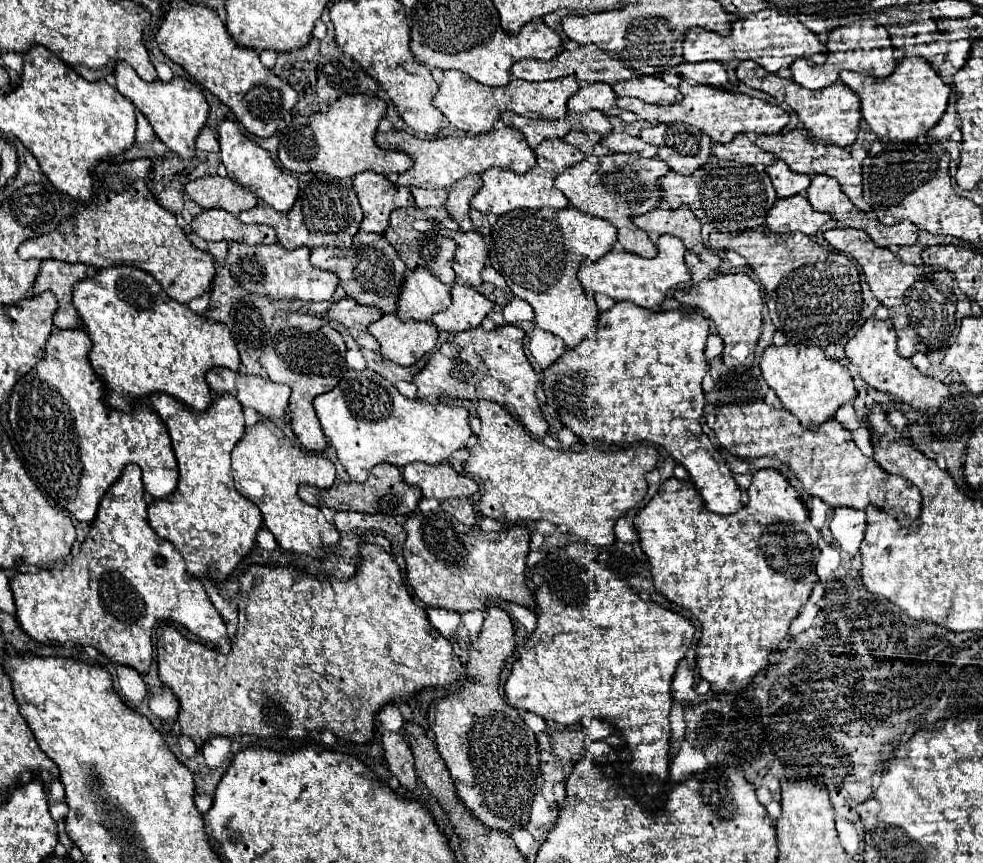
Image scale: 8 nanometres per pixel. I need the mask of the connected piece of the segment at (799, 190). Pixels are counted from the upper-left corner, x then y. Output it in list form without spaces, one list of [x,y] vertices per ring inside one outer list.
[[[775,160],[771,166],[767,166],[767,174],[773,182],[773,188],[779,198],[795,196],[795,194],[805,194],[805,190],[811,184],[811,178],[807,174],[797,174],[793,172],[787,164],[781,160]]]

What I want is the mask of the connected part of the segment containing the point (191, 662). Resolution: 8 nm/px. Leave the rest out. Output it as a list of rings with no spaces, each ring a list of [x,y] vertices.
[[[361,544],[359,546],[359,564],[355,574],[349,580],[339,580],[337,576],[327,576],[319,580],[317,576],[299,572],[293,566],[271,566],[271,564],[251,564],[239,574],[239,624],[237,624],[237,634],[231,642],[231,650],[227,654],[219,652],[217,648],[207,648],[205,644],[199,644],[195,640],[185,638],[175,626],[171,624],[161,624],[157,628],[157,662],[159,662],[159,678],[165,686],[173,690],[173,694],[179,700],[179,716],[177,722],[181,724],[181,734],[189,736],[197,748],[205,744],[211,736],[227,736],[233,738],[235,734],[251,734],[251,736],[277,736],[277,738],[287,738],[287,740],[301,740],[307,736],[309,730],[331,730],[335,736],[351,740],[351,742],[367,742],[373,738],[373,724],[375,724],[375,714],[383,704],[393,702],[395,698],[407,698],[413,696],[419,688],[447,688],[449,684],[459,680],[461,670],[461,660],[453,652],[451,642],[441,636],[427,620],[425,608],[415,604],[413,598],[409,596],[403,578],[399,574],[399,568],[395,560],[381,550],[379,546],[373,544]]]

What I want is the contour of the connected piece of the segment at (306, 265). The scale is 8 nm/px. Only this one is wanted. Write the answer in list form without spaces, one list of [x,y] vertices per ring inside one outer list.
[[[231,242],[229,244],[229,254],[227,254],[227,264],[235,280],[249,290],[265,296],[273,296],[275,300],[281,298],[299,298],[299,300],[313,300],[313,302],[323,302],[331,300],[339,278],[329,272],[311,266],[309,262],[309,248],[299,246],[295,250],[287,250],[281,244],[245,244],[245,242]]]

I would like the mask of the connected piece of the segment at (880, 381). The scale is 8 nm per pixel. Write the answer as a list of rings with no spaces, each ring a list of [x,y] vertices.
[[[873,316],[873,318],[867,318],[865,324],[857,330],[857,334],[847,342],[845,354],[859,368],[859,376],[869,386],[873,386],[885,394],[899,396],[901,402],[913,406],[919,412],[925,412],[929,408],[937,408],[949,396],[949,388],[941,380],[935,380],[935,378],[921,374],[911,364],[909,358],[899,356],[895,340],[897,340],[897,334],[895,334],[891,320],[879,320]]]

